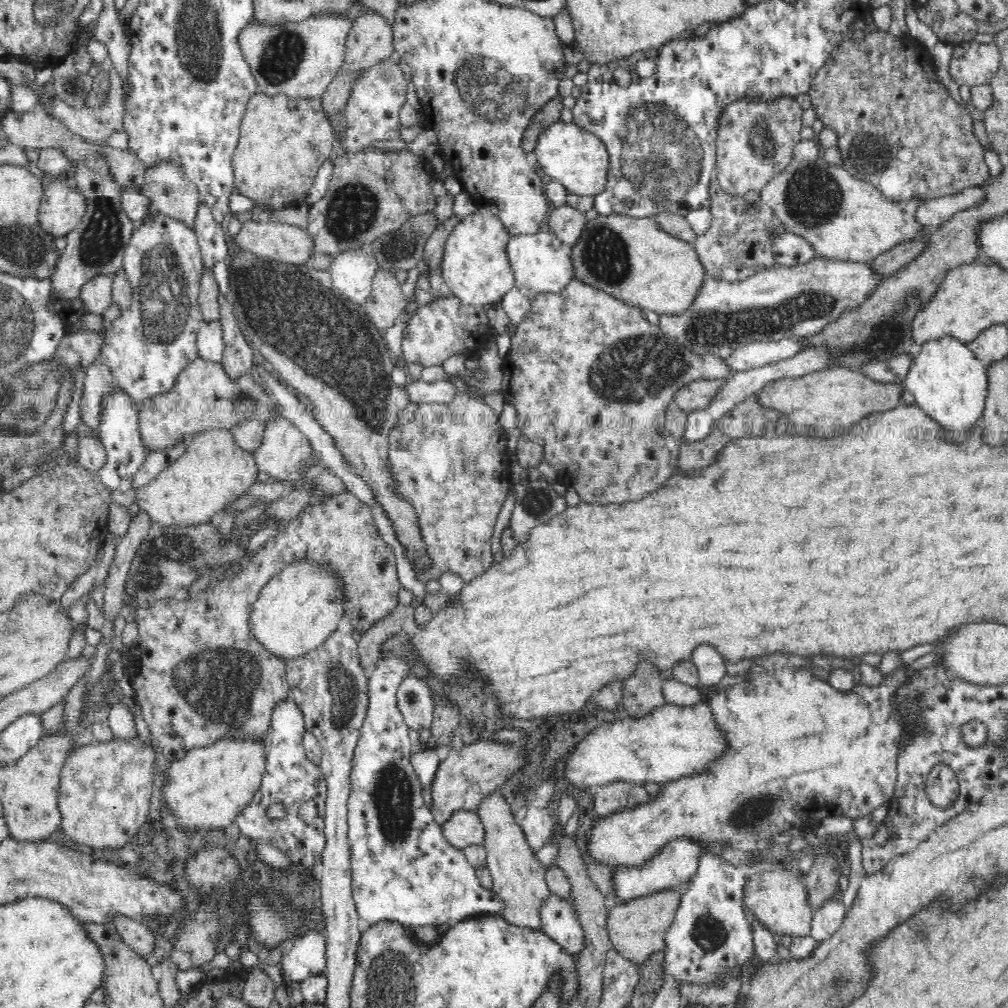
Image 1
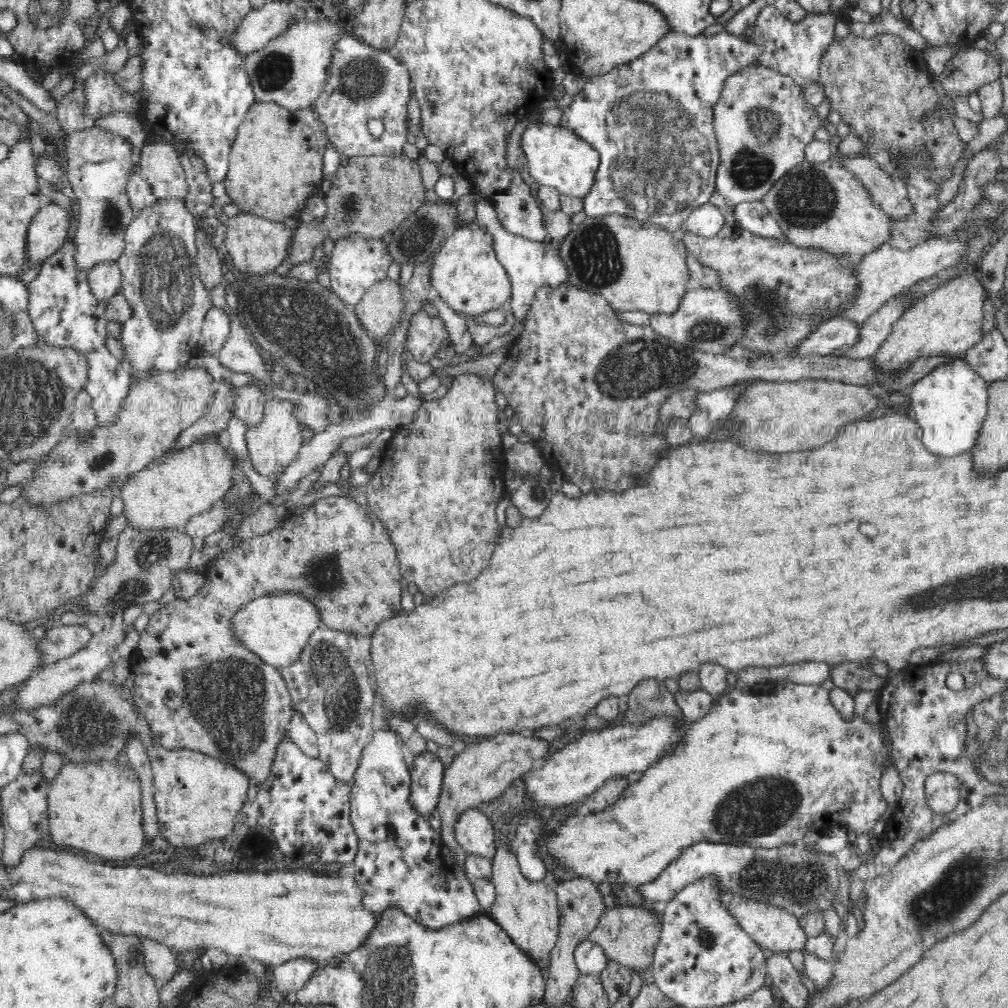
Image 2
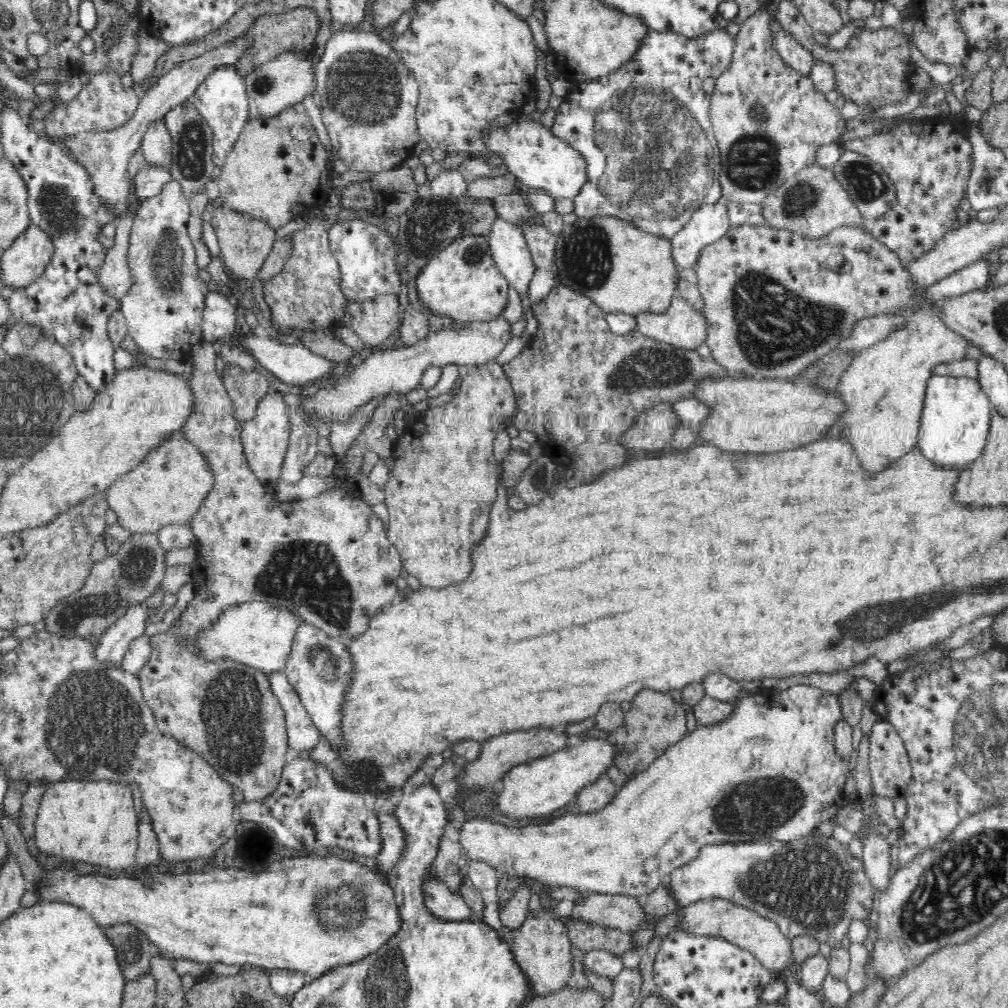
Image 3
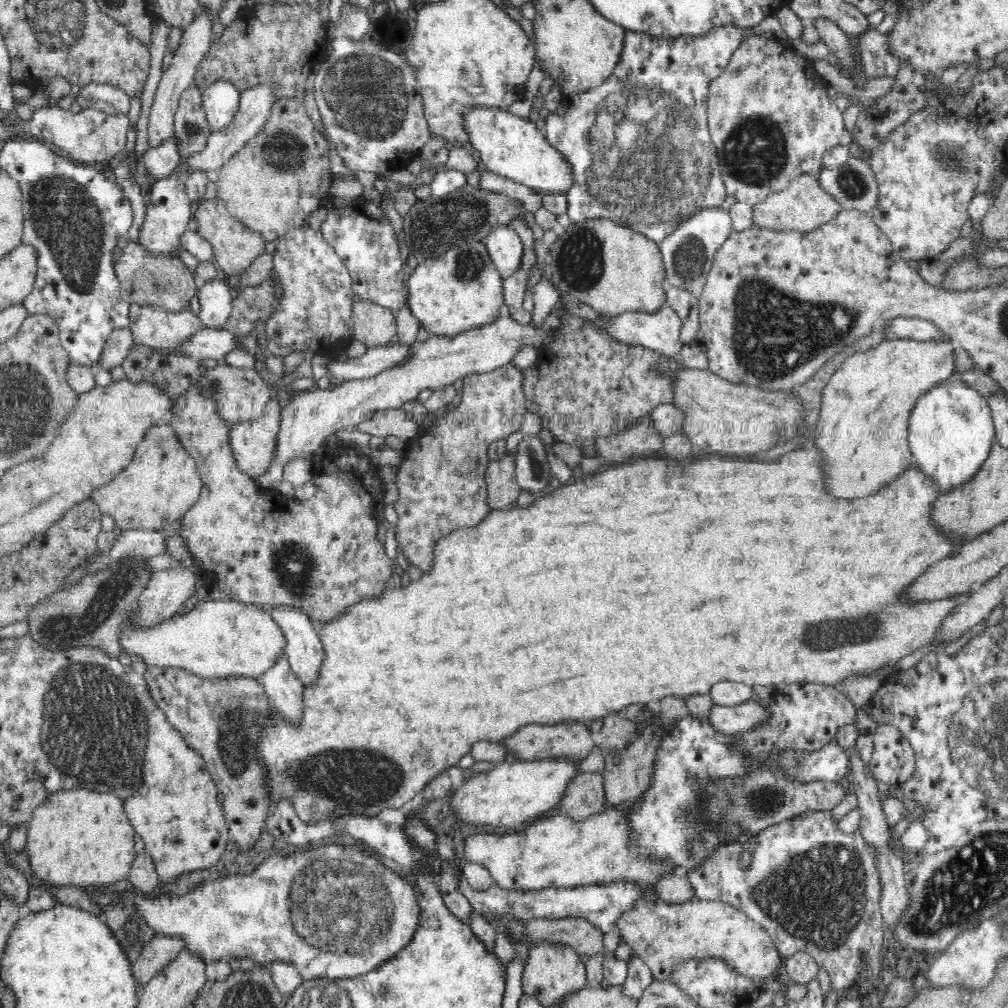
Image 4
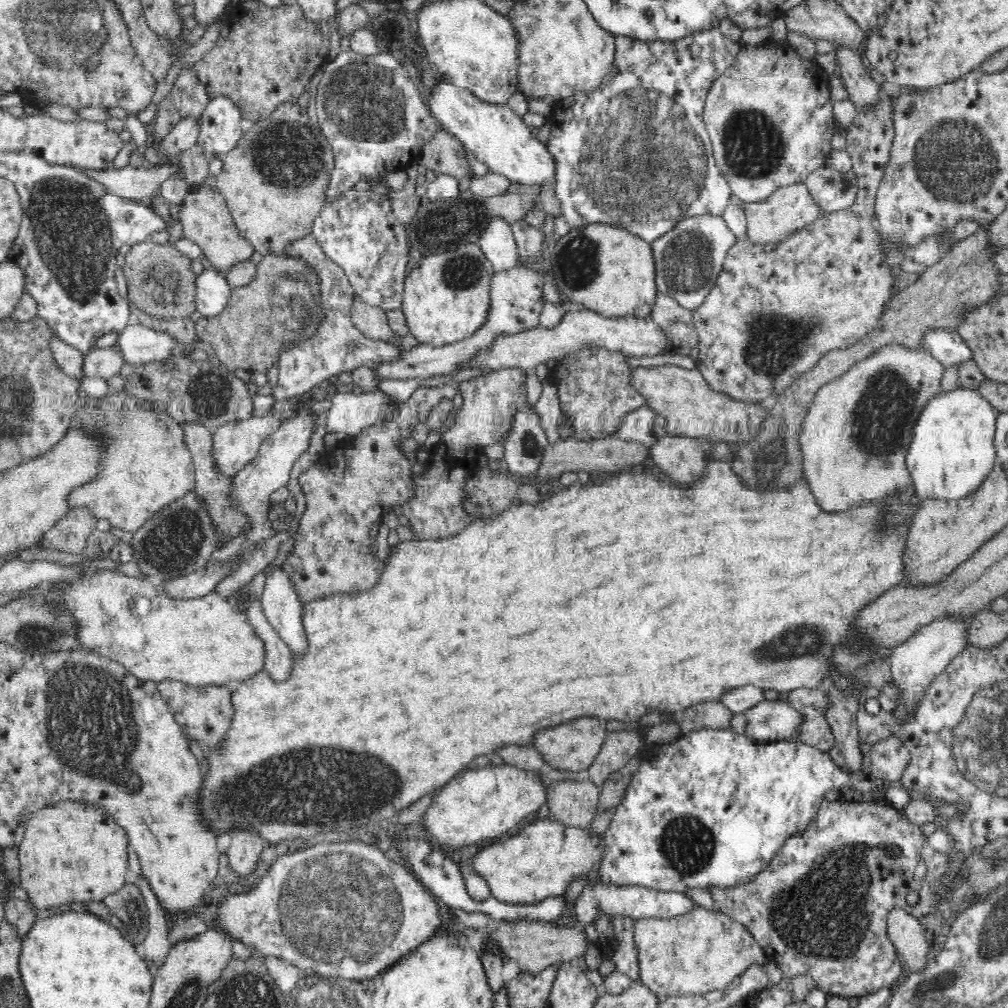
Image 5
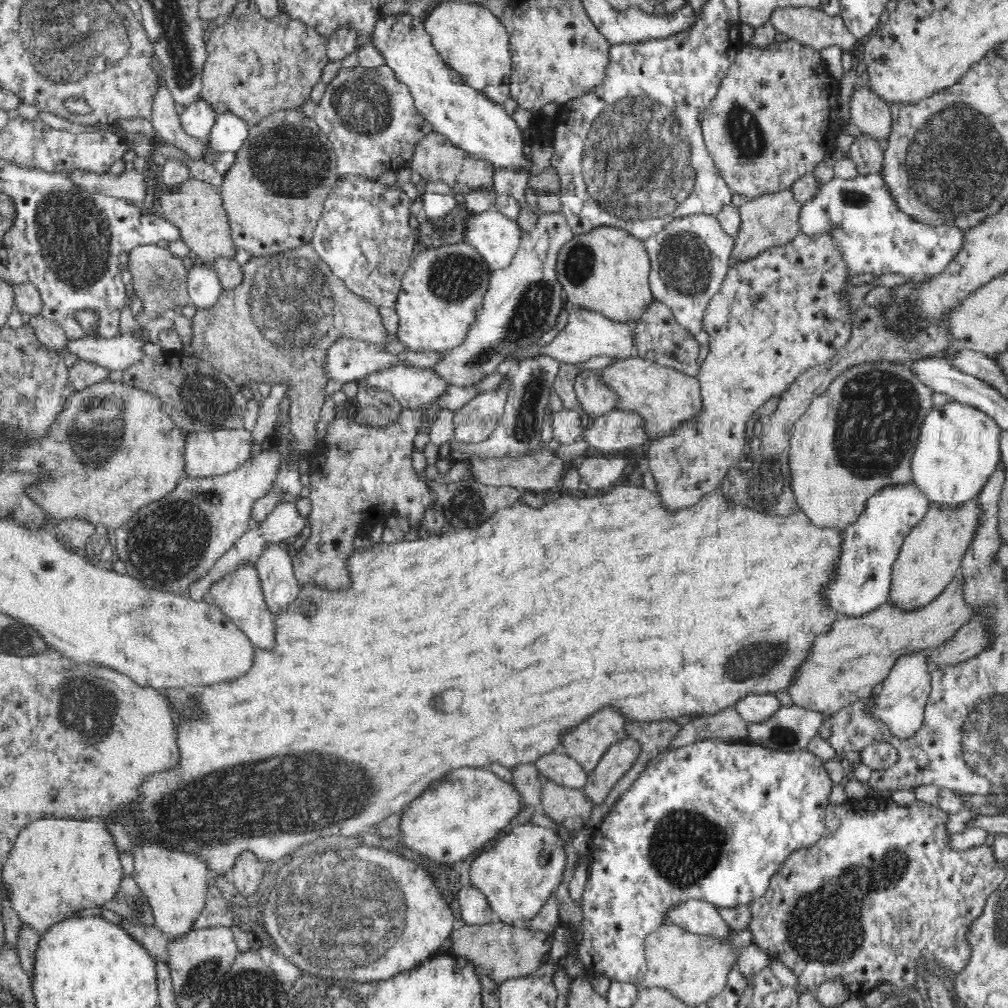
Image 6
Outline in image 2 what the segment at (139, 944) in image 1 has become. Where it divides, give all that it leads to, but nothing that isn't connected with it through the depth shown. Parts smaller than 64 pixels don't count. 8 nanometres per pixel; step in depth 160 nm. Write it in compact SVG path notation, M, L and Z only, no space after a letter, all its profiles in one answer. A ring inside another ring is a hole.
M137 936L140 940L141 956L148 974L155 980L169 983L179 970L176 954L163 942Z

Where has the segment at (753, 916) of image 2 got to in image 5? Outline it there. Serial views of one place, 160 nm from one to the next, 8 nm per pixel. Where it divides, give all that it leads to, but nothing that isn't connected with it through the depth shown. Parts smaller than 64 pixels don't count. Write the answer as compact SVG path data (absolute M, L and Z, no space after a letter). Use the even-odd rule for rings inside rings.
M692 905L685 913L668 919L637 919L634 921L632 942L638 954L638 981L658 996L702 995L712 990L725 990L750 967L757 965L765 969L771 961L745 924L733 920L717 908L708 909L698 905Z

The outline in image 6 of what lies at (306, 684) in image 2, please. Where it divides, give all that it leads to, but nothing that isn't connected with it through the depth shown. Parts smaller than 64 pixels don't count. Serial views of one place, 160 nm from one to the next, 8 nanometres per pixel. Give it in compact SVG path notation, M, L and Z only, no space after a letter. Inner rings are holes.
M280 541L272 542L262 552L262 556L258 558L258 562L254 566L258 572L264 600L267 602L267 607L273 617L285 613L288 610L288 606L297 600L302 590L299 586L299 581L295 578L293 560L290 559L288 553L288 548L282 548Z

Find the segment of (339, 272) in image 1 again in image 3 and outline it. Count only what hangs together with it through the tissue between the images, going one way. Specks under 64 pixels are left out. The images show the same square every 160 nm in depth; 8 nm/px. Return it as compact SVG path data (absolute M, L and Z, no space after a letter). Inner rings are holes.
M364 219L338 221L328 230L331 251L340 268L340 290L350 303L359 303L384 293L400 294L395 246L380 227Z

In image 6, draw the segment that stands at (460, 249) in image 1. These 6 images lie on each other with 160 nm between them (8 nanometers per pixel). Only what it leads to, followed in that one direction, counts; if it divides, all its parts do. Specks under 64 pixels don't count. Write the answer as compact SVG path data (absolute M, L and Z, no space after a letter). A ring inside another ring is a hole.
M468 242L419 253L402 278L402 290L396 300L398 340L414 352L443 353L460 346L482 308L490 272L485 258Z

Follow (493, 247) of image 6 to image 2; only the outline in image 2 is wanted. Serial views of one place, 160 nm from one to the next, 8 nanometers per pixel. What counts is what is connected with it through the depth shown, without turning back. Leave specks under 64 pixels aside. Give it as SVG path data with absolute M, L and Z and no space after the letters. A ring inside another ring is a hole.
M482 196L473 198L472 218L493 234L494 251L496 251L498 261L506 267L511 282L511 297L507 306L510 309L510 316L514 318L514 326L520 326L526 320L537 292L545 288L556 288L567 282L568 269L560 254L558 243L551 239L538 242L506 232L501 228L492 205Z

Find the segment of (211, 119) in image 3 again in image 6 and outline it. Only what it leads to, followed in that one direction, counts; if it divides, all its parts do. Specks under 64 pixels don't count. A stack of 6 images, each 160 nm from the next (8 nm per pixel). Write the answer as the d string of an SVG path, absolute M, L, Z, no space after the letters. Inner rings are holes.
M232 112L216 113L206 138L206 147L216 154L238 152L248 136L247 125L242 118Z

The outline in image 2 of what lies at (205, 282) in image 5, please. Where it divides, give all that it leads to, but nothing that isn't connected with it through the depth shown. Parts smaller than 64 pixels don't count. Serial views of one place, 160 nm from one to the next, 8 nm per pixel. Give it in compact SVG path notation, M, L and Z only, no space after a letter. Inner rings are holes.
M212 307L205 316L201 333L199 336L200 351L203 354L212 356L218 354L230 332L230 319L222 309Z

